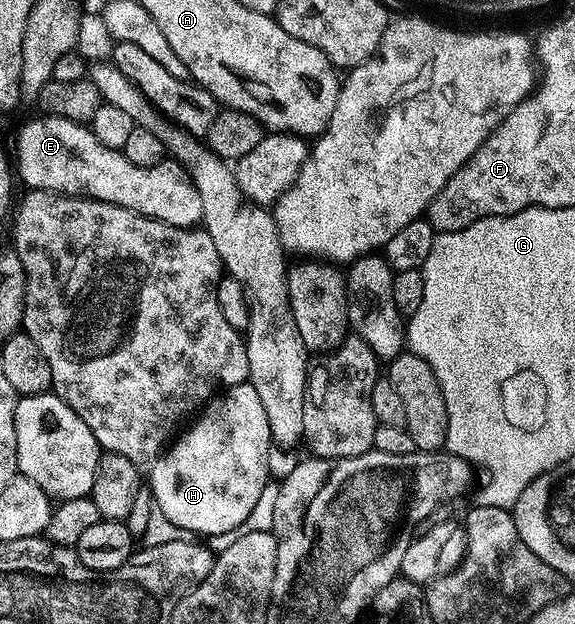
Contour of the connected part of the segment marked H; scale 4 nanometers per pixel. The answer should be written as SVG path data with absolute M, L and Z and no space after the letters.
M247 381L227 387L203 407L202 413L192 424L193 426L188 431L185 429L150 467L150 485L155 509L164 512L167 520L192 536L230 532L231 529L238 528L246 520L246 516L250 516L250 512L254 512L254 504L258 504L262 488L270 484L268 453L274 450L274 443L266 408L262 408L262 399L258 392L254 392L251 381Z

